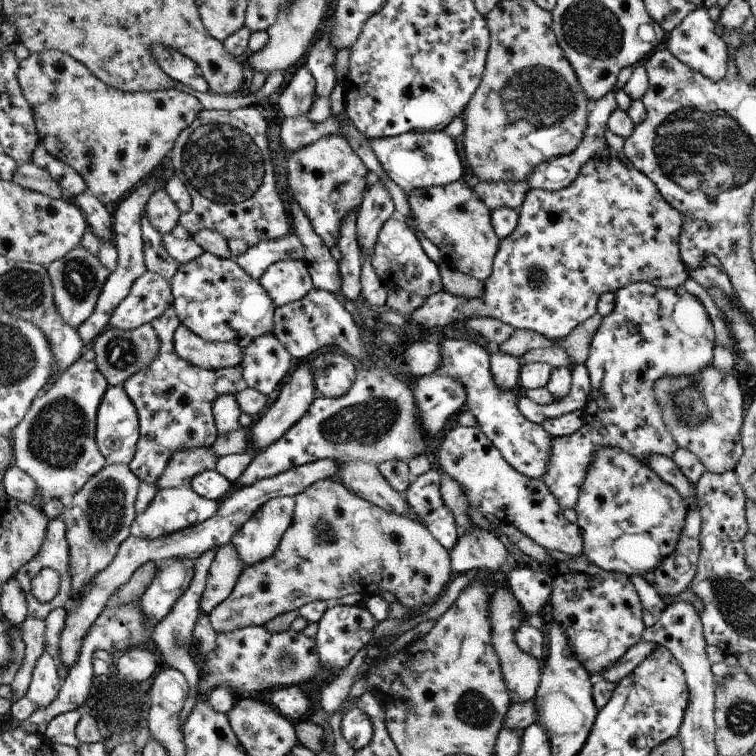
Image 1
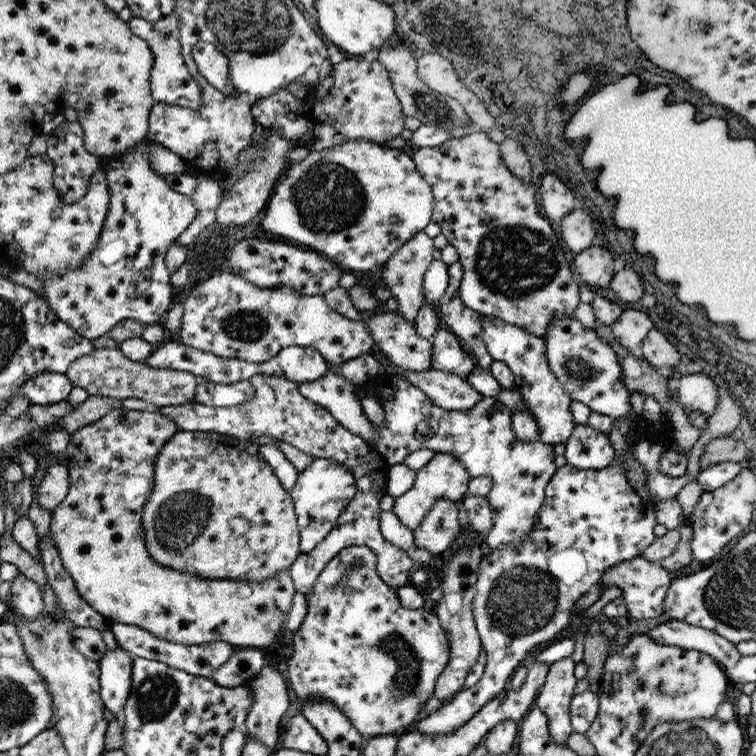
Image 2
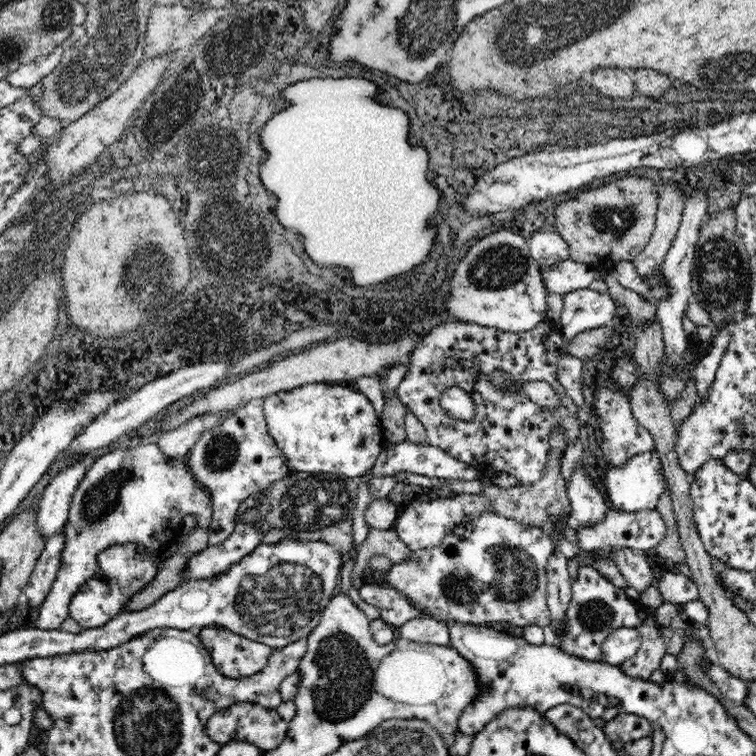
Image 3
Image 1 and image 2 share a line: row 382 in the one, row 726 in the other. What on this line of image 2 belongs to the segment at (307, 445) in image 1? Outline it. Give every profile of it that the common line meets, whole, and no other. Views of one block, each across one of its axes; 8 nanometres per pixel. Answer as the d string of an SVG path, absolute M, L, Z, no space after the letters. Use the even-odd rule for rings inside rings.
M365 546L345 548L325 566L307 596L307 616L291 642L295 648L287 660L287 682L297 696L297 704L303 706L311 696L329 700L349 718L363 740L411 730L427 700L435 696L435 682L451 660L447 632L439 618L427 610L405 610L399 606L397 590L379 578L377 556Z

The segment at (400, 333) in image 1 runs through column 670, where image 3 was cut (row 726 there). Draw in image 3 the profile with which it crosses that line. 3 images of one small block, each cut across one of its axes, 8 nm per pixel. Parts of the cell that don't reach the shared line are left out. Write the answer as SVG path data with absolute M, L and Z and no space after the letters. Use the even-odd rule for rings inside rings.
M238 702L230 704L226 710L214 712L206 720L204 732L208 740L220 744L220 748L224 748L226 744L252 744L252 748L258 748L260 752L274 752L274 748L278 748L284 742L288 728L290 724L282 718L278 710L254 702Z

